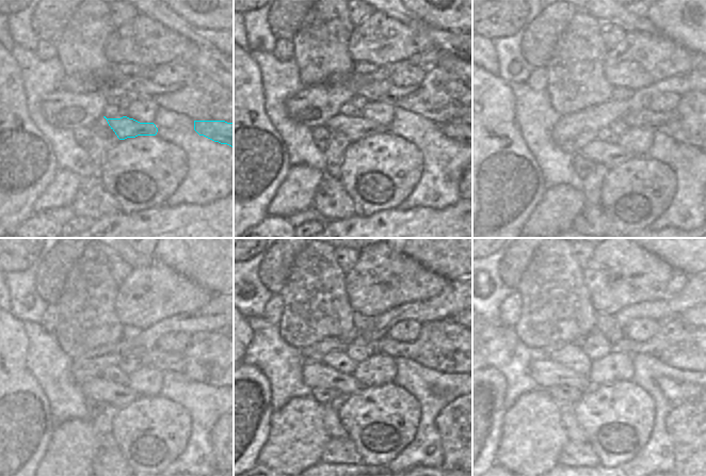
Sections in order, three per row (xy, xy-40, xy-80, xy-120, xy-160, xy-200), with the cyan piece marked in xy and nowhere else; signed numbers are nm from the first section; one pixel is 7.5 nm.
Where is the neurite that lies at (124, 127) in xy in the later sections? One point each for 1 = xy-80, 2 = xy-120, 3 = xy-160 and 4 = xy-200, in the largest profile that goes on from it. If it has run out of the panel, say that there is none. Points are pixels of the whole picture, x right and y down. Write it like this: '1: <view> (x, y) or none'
1: xy-80 (578, 131)
2: xy-120 (85, 367)
3: xy-160 (314, 371)
4: xy-200 (547, 374)

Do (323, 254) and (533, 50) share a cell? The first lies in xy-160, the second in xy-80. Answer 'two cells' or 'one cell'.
two cells

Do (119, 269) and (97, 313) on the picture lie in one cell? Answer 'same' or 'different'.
same

